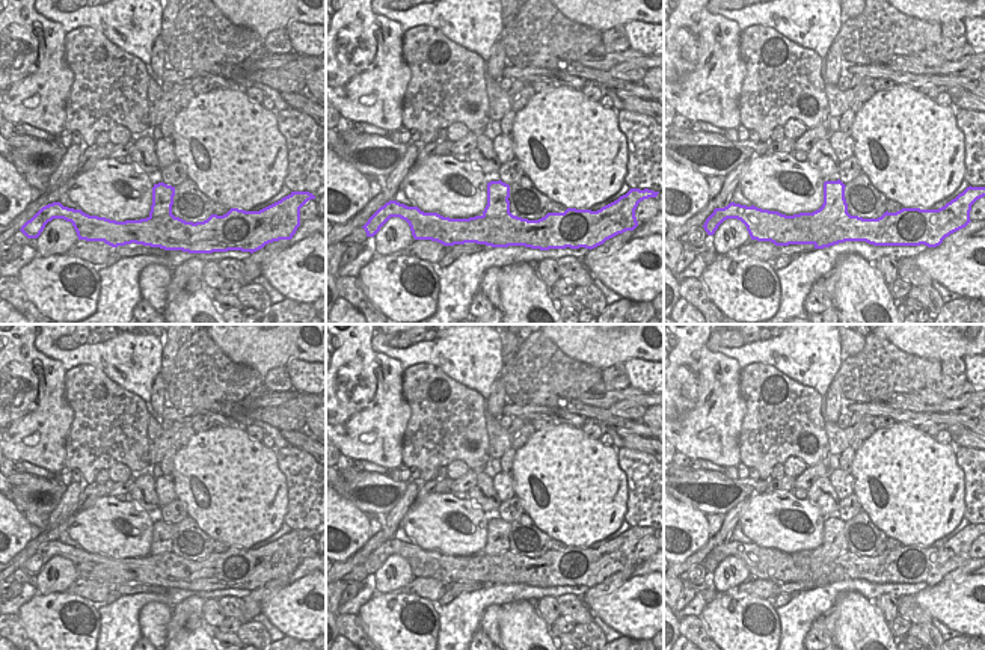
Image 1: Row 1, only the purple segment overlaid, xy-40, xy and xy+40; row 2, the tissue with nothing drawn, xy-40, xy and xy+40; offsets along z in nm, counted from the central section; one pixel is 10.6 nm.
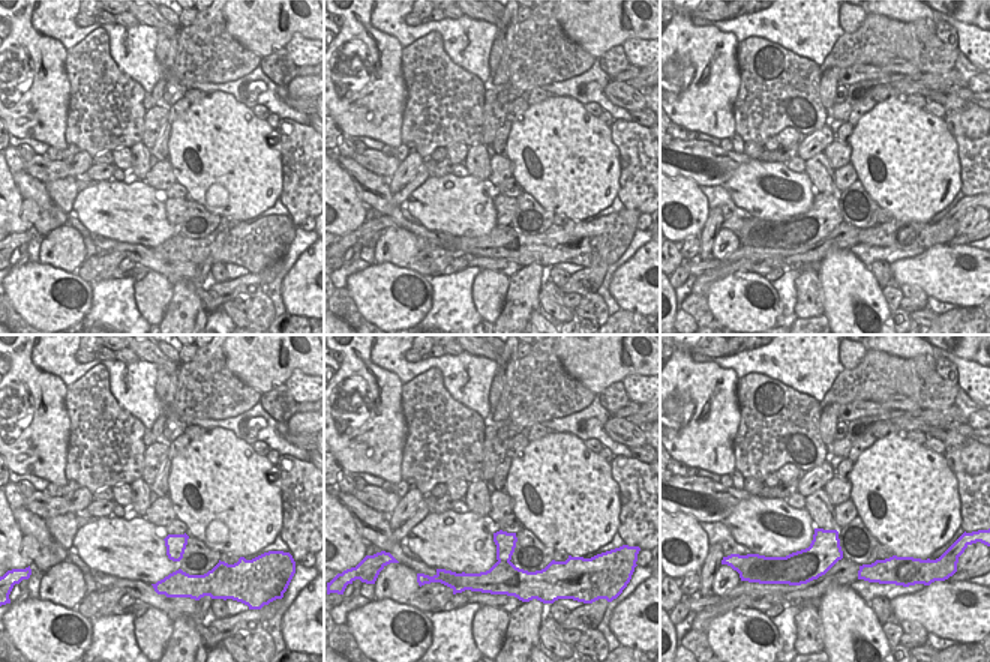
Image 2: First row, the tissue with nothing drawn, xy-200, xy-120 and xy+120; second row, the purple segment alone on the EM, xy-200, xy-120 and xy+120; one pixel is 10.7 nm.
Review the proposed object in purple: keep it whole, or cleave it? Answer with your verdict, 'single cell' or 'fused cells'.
fused cells

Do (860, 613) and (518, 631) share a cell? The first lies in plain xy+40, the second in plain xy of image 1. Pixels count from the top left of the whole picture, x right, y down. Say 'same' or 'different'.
same

